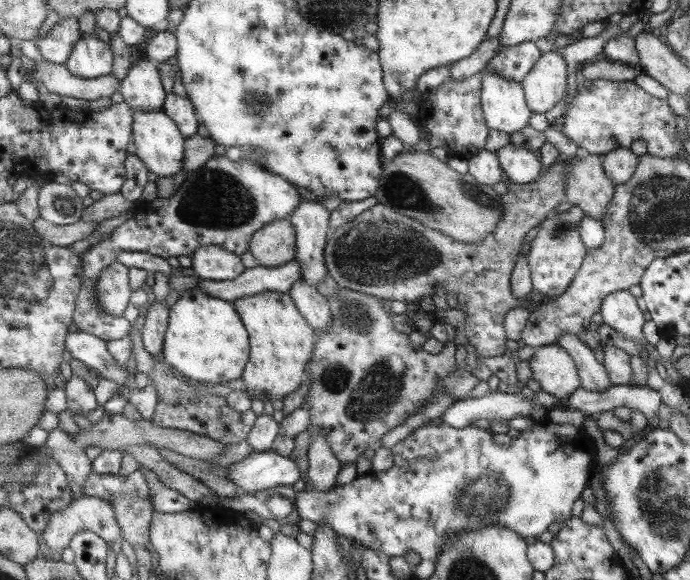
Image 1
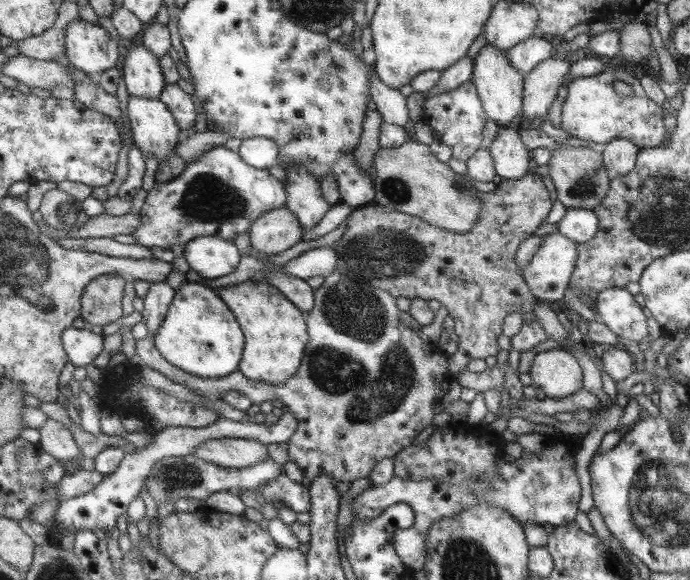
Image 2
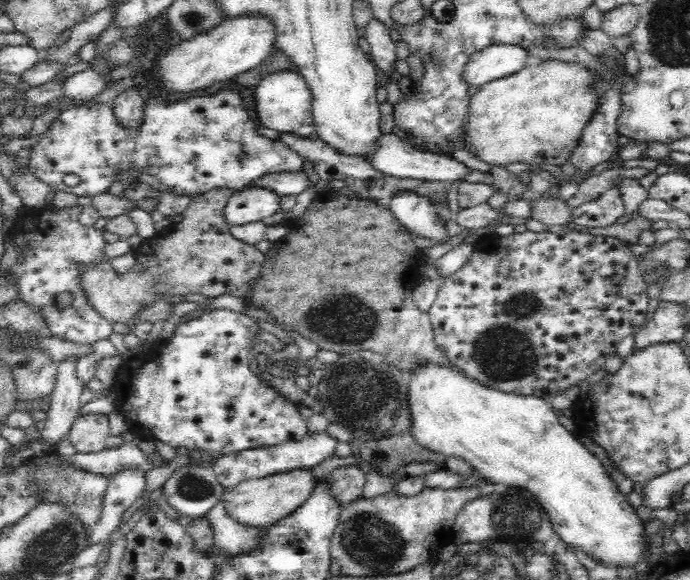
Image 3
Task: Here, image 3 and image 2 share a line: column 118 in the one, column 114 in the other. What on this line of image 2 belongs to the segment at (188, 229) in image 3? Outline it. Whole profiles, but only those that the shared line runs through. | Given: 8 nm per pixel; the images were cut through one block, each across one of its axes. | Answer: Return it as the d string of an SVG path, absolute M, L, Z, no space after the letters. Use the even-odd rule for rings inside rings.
M104 274L89 280L80 296L81 319L86 327L98 330L121 318L124 280L117 274Z

